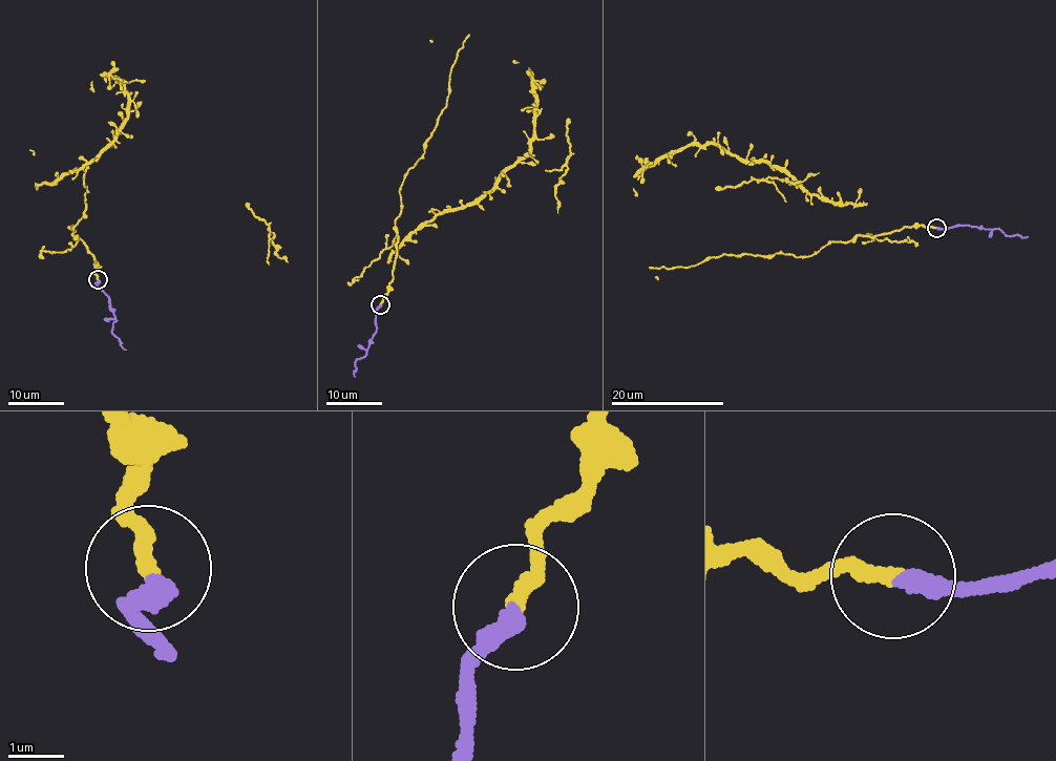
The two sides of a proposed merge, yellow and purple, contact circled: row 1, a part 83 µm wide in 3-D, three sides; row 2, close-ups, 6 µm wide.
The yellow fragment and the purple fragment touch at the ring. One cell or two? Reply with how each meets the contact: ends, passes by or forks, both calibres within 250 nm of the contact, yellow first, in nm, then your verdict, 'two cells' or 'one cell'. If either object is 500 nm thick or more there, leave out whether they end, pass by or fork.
yellow ends there; purple ends there; 280 nm thick on the yellow side, 400 nm on the other; two cells

